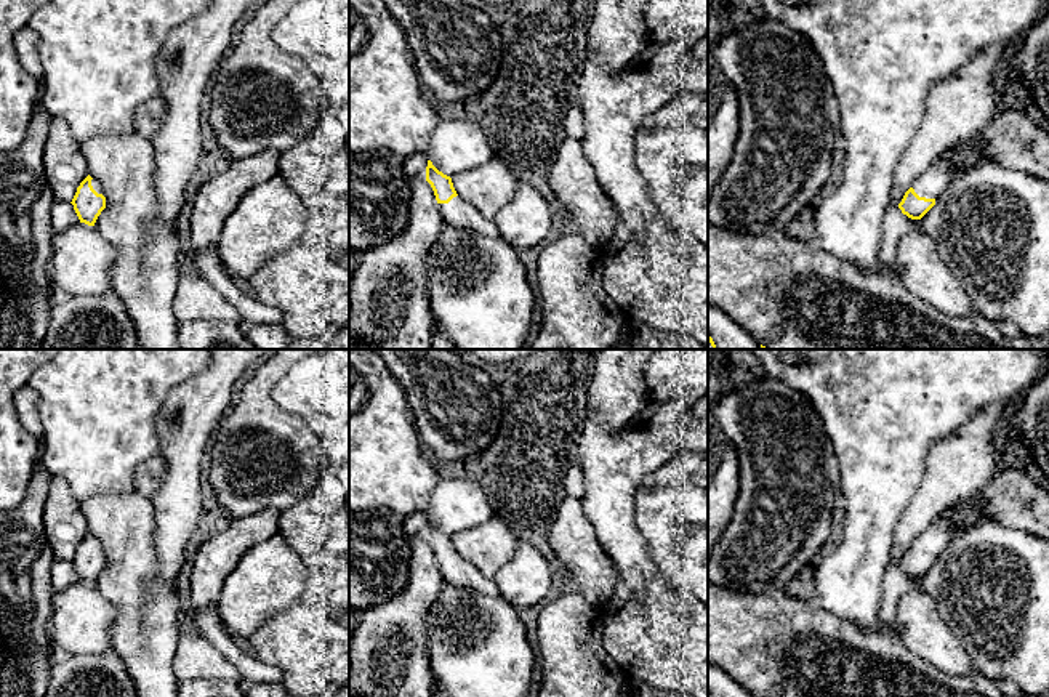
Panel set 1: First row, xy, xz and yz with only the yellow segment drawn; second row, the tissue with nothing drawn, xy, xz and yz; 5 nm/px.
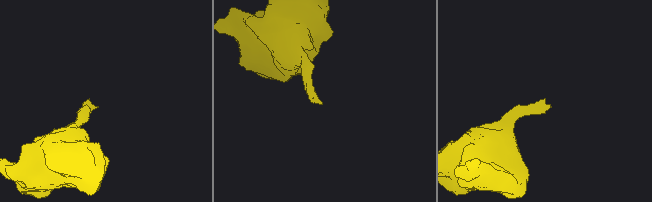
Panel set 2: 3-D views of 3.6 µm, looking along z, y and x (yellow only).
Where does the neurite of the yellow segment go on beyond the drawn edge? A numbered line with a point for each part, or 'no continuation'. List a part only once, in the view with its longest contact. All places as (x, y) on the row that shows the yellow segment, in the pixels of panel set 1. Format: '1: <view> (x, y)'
1: yz (929, 185)

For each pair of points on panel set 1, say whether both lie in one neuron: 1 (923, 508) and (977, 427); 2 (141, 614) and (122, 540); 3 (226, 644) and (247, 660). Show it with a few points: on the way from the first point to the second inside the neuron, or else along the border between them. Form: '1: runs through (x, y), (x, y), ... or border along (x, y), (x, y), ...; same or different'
1: runs through (944, 487), (972, 447); same
2: runs through (140, 596), (132, 585), (130, 558); same
3: runs through (231, 648), (242, 659); same

